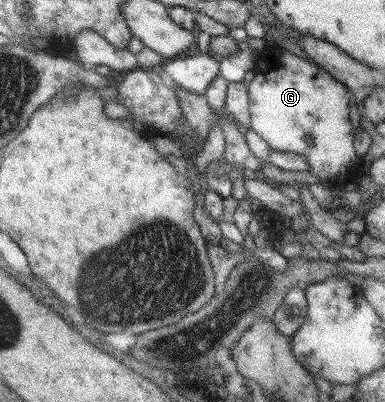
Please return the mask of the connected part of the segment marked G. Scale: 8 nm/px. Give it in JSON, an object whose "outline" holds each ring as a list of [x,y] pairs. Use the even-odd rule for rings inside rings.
{"outline":[[[269,45],[258,51],[253,66],[254,78],[247,84],[250,129],[255,131],[273,150],[292,152],[303,155],[309,172],[320,182],[338,189],[359,177],[362,171],[360,157],[353,146],[354,128],[348,120],[348,103],[351,94],[347,87],[332,78],[326,71],[313,65],[306,59],[294,55],[295,59],[284,56],[275,59],[268,51]],[[304,135],[309,135],[312,142],[308,144]]]}

